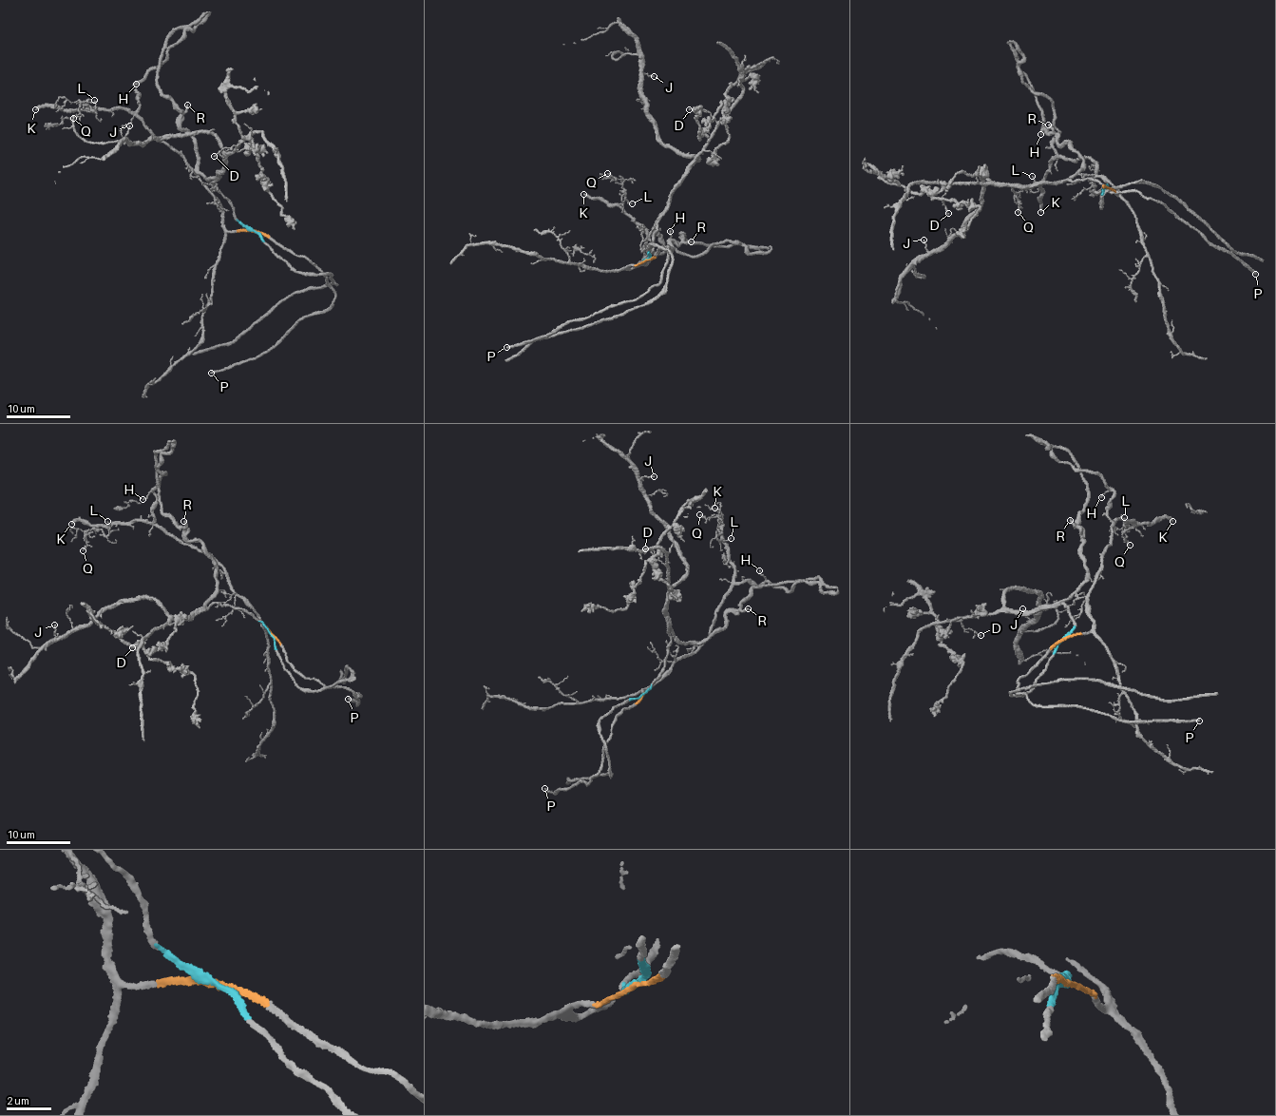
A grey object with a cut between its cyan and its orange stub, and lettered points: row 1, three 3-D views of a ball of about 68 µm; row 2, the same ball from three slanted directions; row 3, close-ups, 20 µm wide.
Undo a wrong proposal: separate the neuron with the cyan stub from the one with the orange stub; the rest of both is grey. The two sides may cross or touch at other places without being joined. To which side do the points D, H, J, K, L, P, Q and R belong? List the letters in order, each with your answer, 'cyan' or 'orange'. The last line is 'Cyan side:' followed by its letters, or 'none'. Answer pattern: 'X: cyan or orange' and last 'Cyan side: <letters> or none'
D: cyan
H: orange
J: cyan
K: orange
L: orange
P: orange
Q: orange
R: cyan
Cyan side: D, J, R

